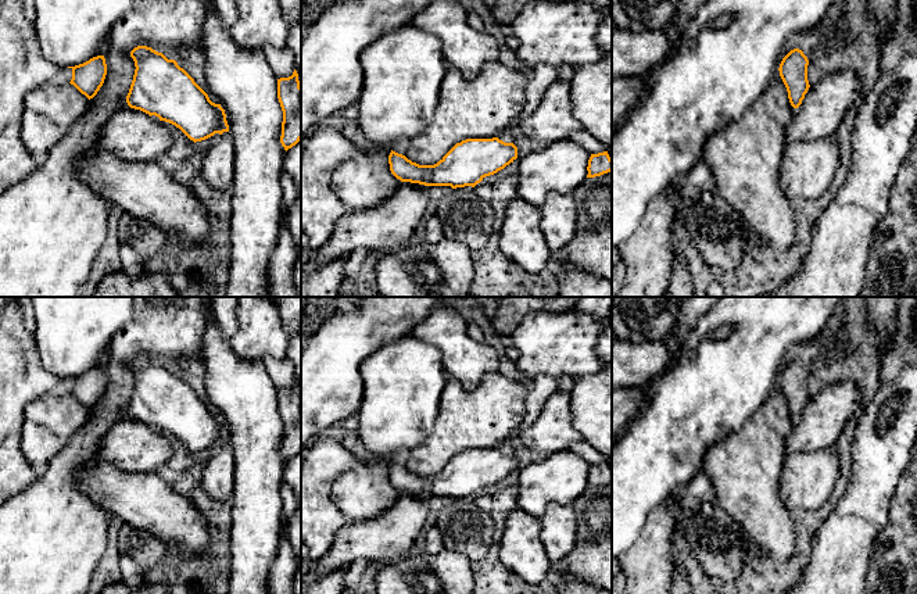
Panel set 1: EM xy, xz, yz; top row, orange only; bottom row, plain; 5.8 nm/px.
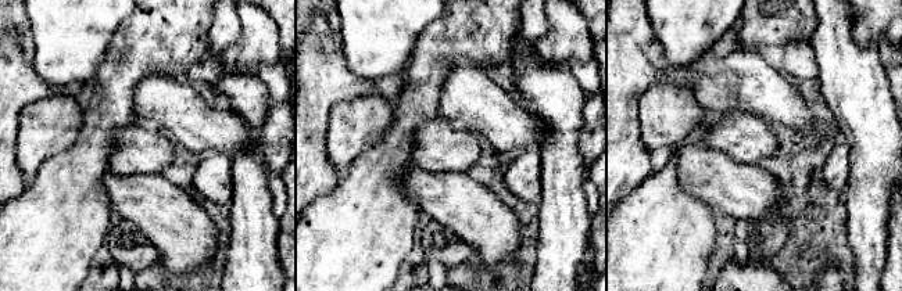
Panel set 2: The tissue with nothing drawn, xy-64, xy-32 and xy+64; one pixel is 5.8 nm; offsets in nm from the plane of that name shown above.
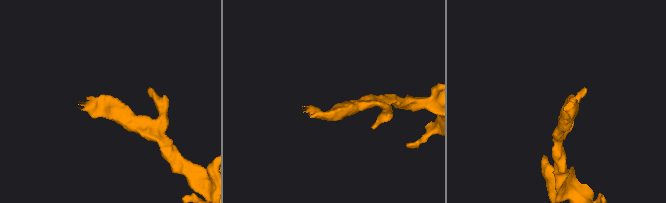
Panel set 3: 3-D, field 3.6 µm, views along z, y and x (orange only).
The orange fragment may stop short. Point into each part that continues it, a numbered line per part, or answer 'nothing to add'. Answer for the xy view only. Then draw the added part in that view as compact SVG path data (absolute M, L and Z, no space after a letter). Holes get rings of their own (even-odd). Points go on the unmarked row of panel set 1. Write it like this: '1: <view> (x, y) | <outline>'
1: xy (22, 376) | M10 297L0 312L0 507L11 497L29 489L36 469L22 451L22 425L25 407L44 396L67 396L72 379L49 373L37 350L35 334L29 332L22 312L22 298Z

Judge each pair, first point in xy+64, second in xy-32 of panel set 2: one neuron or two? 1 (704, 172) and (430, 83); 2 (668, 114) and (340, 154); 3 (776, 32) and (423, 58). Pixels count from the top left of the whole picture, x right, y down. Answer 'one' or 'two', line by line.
1: two
2: one
3: one

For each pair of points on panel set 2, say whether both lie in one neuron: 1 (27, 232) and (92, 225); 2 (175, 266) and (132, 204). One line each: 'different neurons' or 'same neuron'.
1: same neuron
2: same neuron

